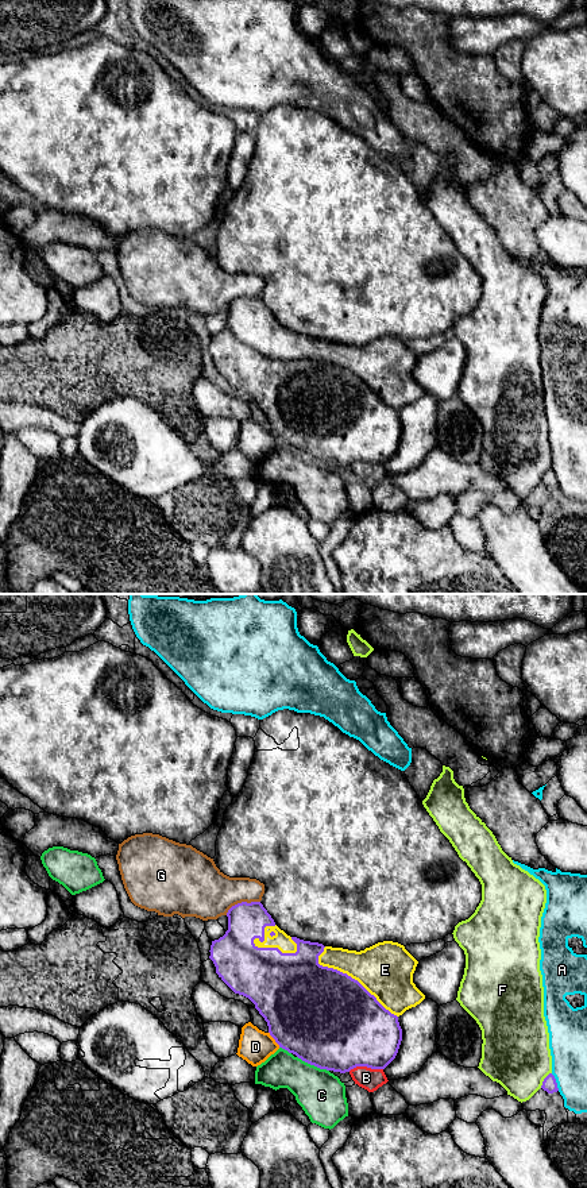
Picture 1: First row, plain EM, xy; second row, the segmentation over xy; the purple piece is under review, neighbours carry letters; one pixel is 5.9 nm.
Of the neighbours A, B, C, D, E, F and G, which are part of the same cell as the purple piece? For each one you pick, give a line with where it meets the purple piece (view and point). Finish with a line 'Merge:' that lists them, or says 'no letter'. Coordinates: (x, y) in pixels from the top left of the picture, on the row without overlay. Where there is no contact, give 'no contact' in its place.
E: contact xy (350, 371)
Merge: E

